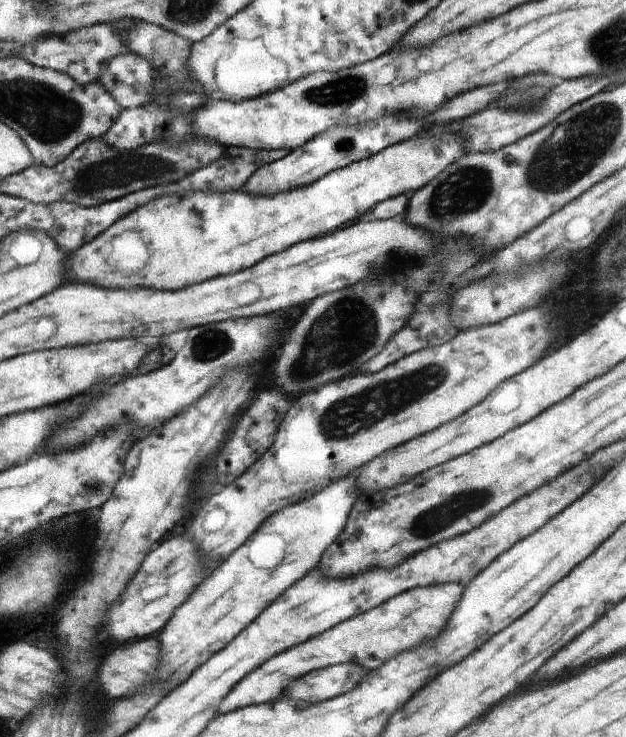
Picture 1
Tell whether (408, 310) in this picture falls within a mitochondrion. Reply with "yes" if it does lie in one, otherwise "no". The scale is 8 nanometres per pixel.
no

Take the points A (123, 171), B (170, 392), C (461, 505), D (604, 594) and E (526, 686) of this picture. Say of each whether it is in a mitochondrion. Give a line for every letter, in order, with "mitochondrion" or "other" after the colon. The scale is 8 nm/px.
A: mitochondrion
B: other
C: mitochondrion
D: other
E: other

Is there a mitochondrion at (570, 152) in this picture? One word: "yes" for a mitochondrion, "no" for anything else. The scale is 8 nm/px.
yes

